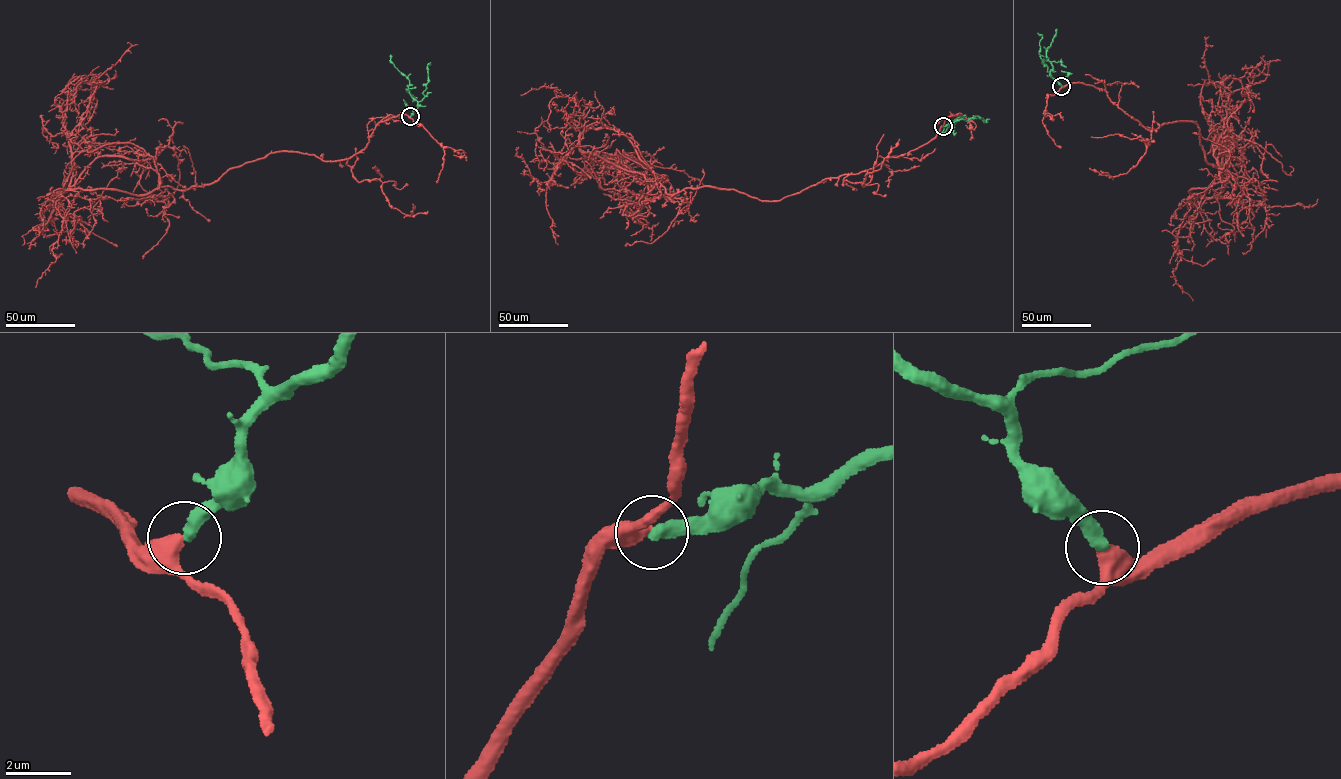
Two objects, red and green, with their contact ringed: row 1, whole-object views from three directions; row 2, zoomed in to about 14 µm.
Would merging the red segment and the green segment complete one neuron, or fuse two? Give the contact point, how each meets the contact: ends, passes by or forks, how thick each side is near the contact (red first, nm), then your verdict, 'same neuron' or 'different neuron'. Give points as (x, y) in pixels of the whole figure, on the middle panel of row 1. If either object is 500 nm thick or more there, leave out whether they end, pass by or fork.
place (943, 126); red passes by; green ends; calibres 360 and 400 nm; same neuron

